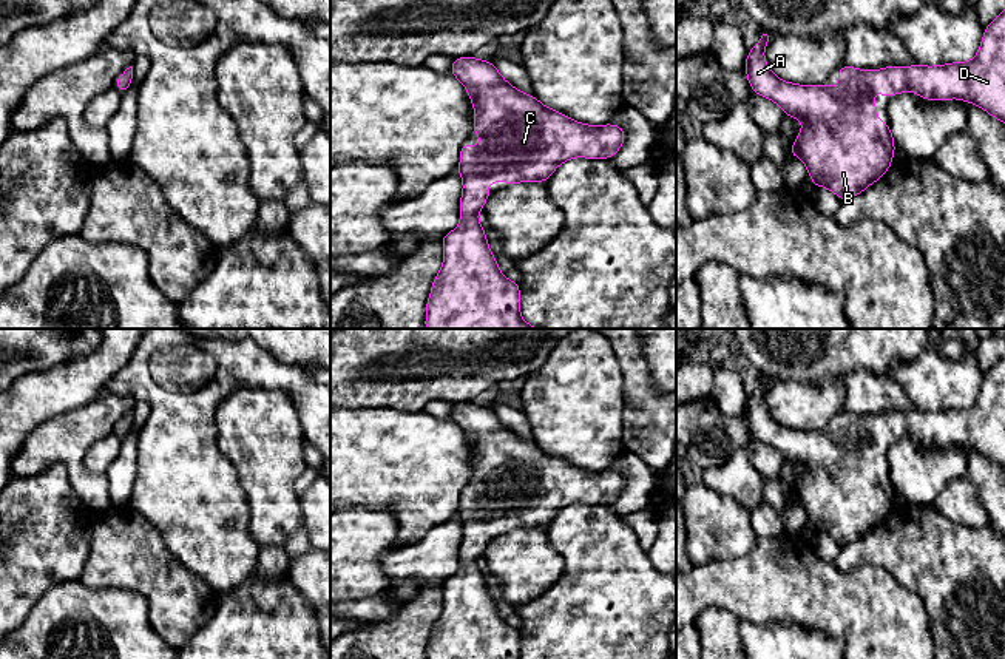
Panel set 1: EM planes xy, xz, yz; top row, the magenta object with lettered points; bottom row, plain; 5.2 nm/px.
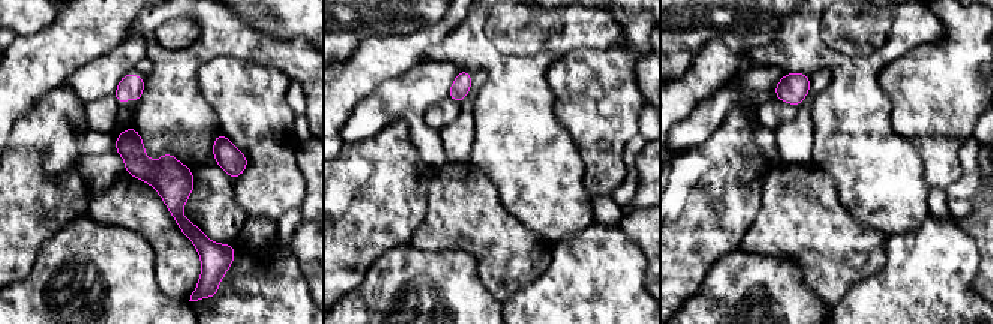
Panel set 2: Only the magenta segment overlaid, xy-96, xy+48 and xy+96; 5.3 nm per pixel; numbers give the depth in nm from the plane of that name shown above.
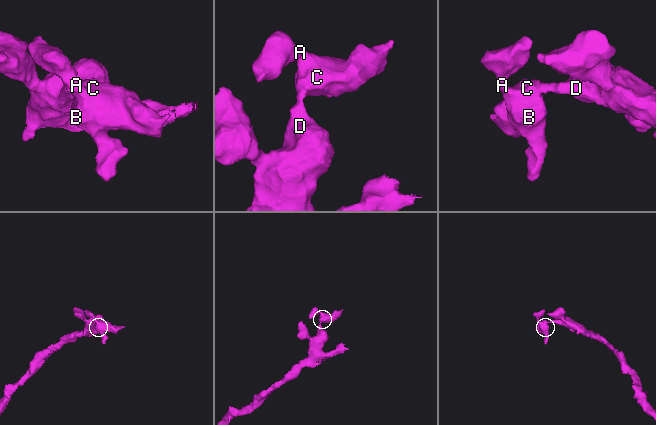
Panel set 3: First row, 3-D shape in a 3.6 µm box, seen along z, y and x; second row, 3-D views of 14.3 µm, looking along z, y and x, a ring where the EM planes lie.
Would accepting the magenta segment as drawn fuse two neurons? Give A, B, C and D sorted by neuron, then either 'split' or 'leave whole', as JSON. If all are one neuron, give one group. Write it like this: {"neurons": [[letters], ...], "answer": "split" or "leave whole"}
{"neurons": [["A", "B", "C", "D"]], "answer": "leave whole"}

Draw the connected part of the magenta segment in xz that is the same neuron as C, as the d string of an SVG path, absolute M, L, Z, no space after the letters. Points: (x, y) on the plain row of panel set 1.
M472 401L454 403L451 420L466 434L474 451L472 480L482 482L483 489L460 492L460 509L457 514L463 526L460 569L440 586L445 603L432 628L426 659L520 659L520 631L502 620L497 605L489 596L485 576L477 563L477 559L483 556L491 540L491 536L485 529L546 528L560 509L573 503L610 505L621 495L625 486L625 477L622 472L613 469L599 472L587 471L542 451L536 441L528 441L508 429L496 411L488 406L480 406Z

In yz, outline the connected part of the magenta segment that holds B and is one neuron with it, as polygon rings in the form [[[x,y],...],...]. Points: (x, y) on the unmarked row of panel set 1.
[[[1005,355],[983,377],[979,398],[969,407],[925,412],[886,412],[877,417],[854,412],[838,414],[838,432],[798,431],[777,423],[764,406],[764,394],[773,380],[761,375],[760,387],[747,398],[744,417],[752,438],[760,440],[781,452],[784,461],[803,466],[795,489],[789,495],[807,514],[815,532],[824,532],[841,548],[863,539],[871,529],[881,525],[894,508],[895,489],[889,469],[878,466],[872,443],[878,434],[881,443],[897,443],[909,435],[925,446],[960,444],[974,449],[990,461],[1005,469]]]

